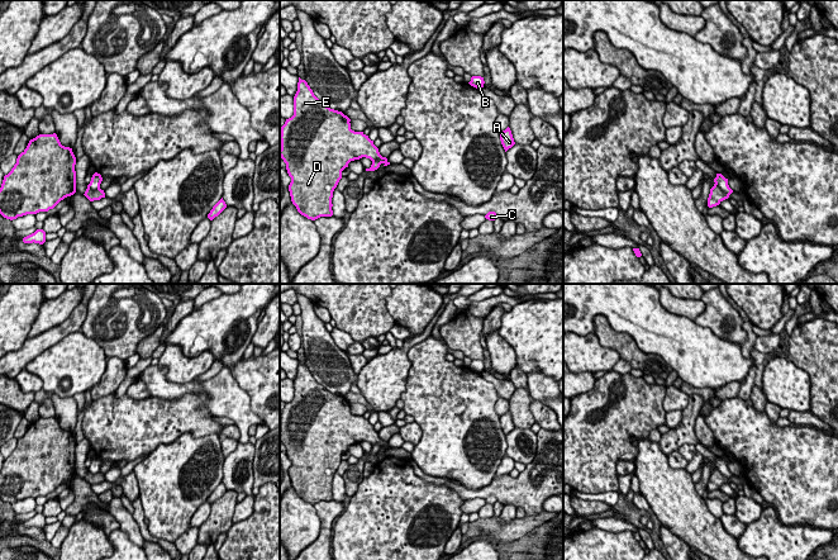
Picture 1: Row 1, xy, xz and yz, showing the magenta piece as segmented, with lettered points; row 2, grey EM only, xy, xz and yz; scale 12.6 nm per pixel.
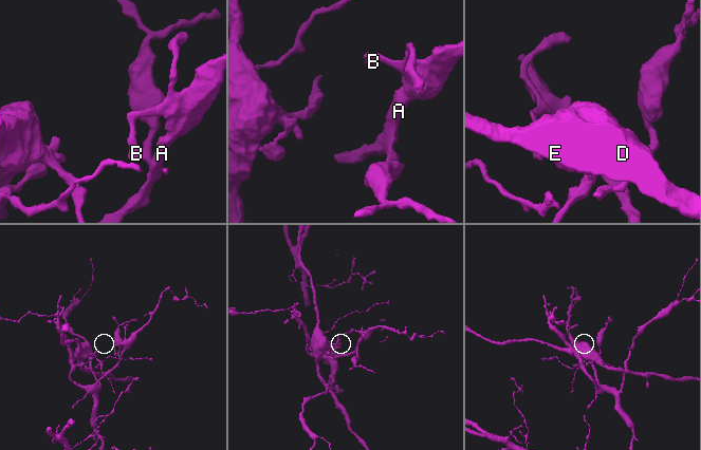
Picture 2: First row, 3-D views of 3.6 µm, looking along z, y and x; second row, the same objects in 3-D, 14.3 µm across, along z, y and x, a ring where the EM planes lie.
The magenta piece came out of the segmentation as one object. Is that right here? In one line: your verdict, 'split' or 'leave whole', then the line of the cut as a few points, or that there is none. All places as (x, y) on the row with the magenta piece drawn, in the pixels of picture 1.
leave whole | no cut

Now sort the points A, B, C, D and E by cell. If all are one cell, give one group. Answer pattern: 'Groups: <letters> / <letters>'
Groups: A B C D E

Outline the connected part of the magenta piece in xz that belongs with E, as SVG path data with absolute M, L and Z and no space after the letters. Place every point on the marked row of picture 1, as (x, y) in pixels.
M299 77L294 115L281 127L280 157L291 177L291 201L308 219L333 215L333 191L351 161L370 158L372 165L366 171L390 165L373 141L352 130L349 122L342 111L319 100Z

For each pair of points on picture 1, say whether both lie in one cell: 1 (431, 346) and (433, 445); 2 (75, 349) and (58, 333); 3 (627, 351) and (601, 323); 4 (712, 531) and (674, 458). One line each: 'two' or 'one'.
1: one
2: two
3: one
4: two

